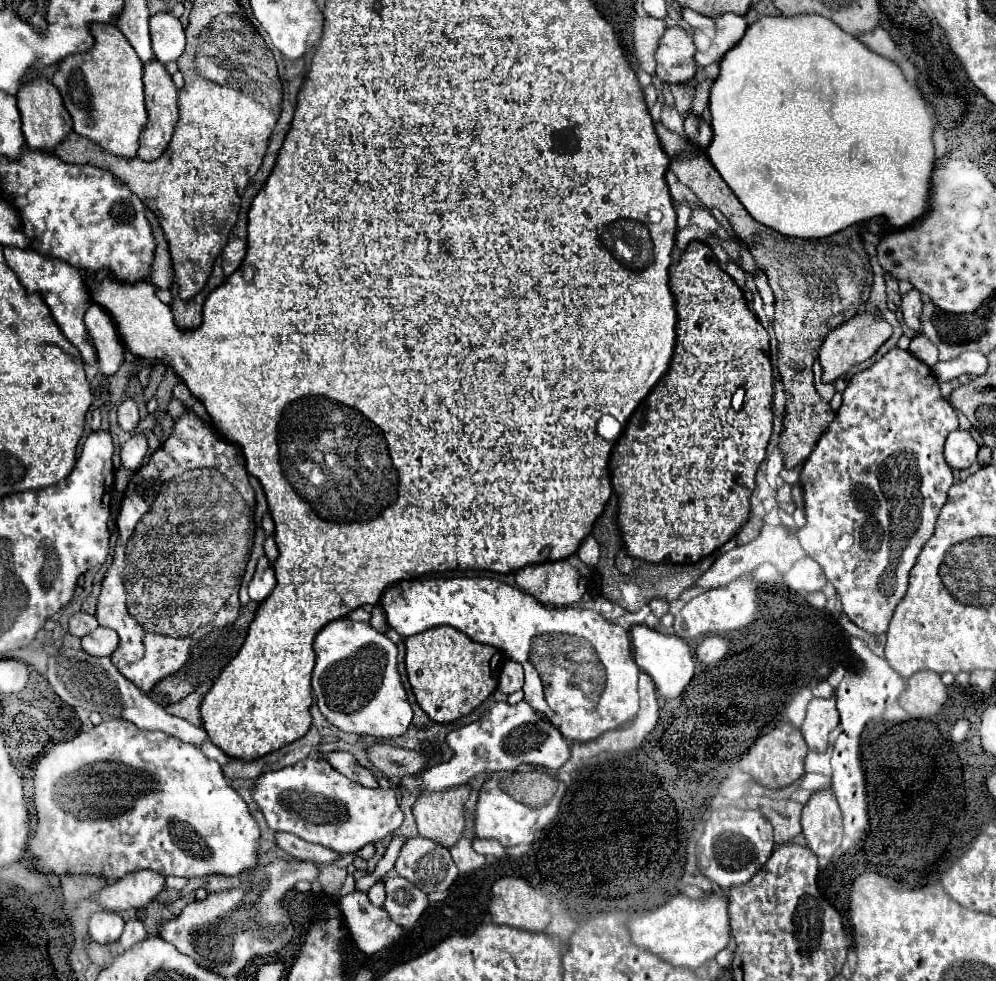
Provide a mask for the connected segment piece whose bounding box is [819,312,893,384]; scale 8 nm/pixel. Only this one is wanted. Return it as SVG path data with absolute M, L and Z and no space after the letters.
M867 312L853 316L845 324L831 330L819 350L819 362L823 366L823 382L831 384L837 378L841 378L847 370L851 370L855 364L871 358L879 350L879 346L891 336L891 332L893 332L891 326L883 318L875 318L873 314Z

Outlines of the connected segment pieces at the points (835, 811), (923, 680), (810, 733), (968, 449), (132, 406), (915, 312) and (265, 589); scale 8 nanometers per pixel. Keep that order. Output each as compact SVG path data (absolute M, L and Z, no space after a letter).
M831 790L817 792L803 808L801 816L807 848L819 858L831 858L843 838L843 820Z
M925 670L913 674L907 682L907 690L901 694L899 704L915 718L933 718L943 710L949 694L937 672Z
M813 698L807 706L807 718L803 722L801 734L809 748L825 754L829 750L829 734L837 724L839 712L835 708L835 698Z
M955 430L947 436L945 442L945 460L951 468L965 470L977 460L979 444L967 430Z
M127 398L127 400L119 406L117 416L119 416L119 426L121 426L121 430L133 432L133 430L137 428L137 424L139 424L139 408L137 408L137 402L131 400L131 398Z
M917 290L909 292L903 300L901 300L901 310L903 310L903 318L905 318L905 324L915 330L917 334L921 332L921 320L919 320L919 314L921 314L921 294Z
M261 556L259 564L257 564L257 570L255 570L255 574L249 582L249 598L253 602L263 602L271 594L275 584L277 584L277 580L275 580L273 566L265 556Z

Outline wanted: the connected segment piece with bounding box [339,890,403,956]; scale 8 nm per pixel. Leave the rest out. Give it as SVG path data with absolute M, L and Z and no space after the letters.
M355 890L347 896L341 896L339 906L353 940L357 942L359 950L369 956L395 944L403 932L403 928L395 924L383 908L377 908L369 902L365 892Z

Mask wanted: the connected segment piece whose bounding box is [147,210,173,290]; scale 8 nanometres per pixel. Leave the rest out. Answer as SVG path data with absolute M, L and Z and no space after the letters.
M147 210L147 216L149 216L149 222L153 226L153 236L157 240L157 252L155 252L155 264L153 264L151 284L157 290L169 290L171 284L173 284L173 264L171 264L167 240L163 236L163 230L161 230L159 222L155 220L155 214L151 210Z

